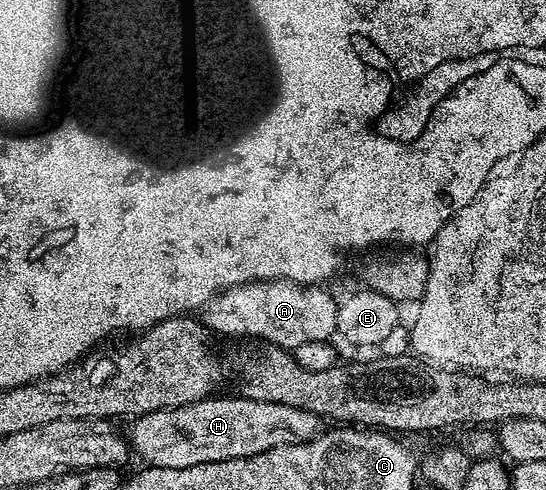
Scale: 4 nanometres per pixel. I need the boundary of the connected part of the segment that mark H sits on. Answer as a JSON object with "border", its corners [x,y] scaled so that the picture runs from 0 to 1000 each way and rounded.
{"border":[[[438,804],[427,808],[390,806],[341,829],[282,837],[266,849],[247,851],[231,880],[240,916],[260,931],[262,945],[293,957],[346,957],[377,943],[418,941],[429,935],[463,933],[516,908],[570,904],[590,880],[588,851],[538,829],[516,829],[509,820],[473,820]]]}

